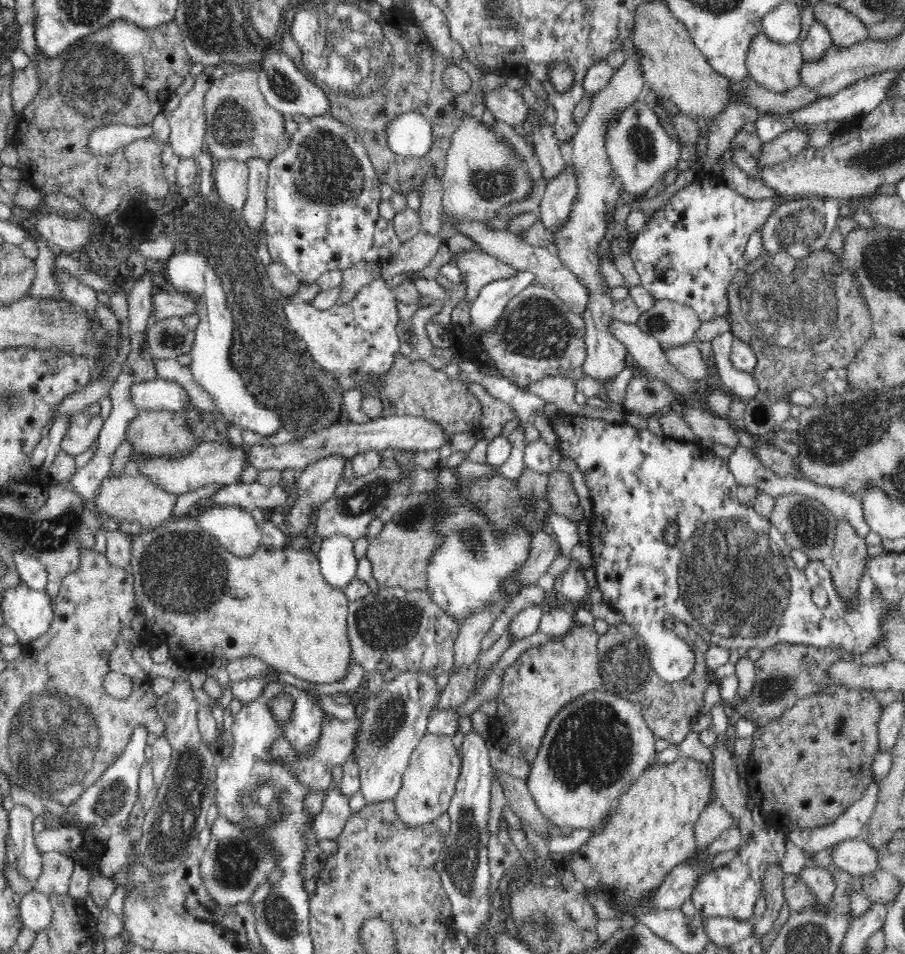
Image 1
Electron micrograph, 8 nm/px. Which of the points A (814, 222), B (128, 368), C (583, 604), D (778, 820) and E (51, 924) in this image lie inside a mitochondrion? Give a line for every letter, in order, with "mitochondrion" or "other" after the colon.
A: mitochondrion
B: other
C: other
D: other
E: other

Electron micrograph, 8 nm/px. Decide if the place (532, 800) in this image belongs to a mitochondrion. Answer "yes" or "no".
no

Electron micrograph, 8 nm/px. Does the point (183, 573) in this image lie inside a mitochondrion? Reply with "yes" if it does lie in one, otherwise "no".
yes

